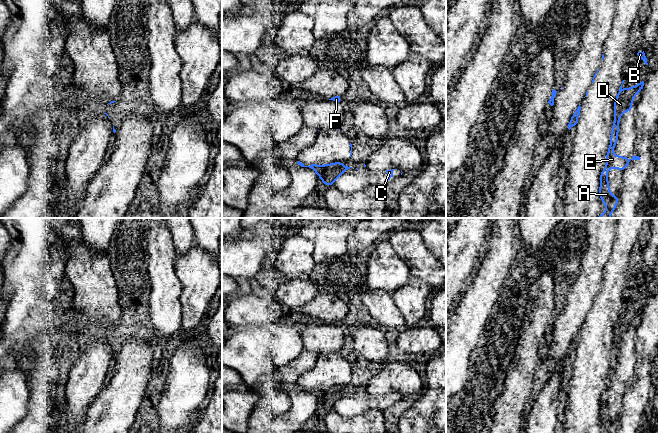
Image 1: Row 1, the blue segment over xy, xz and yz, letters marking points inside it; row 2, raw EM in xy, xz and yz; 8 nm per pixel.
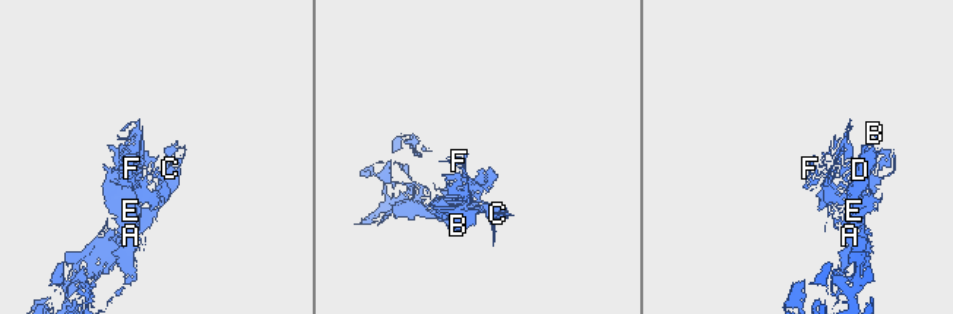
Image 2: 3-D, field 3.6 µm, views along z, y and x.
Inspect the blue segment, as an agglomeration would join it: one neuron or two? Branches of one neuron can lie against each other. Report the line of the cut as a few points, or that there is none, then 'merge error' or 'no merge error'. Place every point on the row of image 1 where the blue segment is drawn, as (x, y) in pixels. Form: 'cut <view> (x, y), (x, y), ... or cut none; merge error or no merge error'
cut none; no merge error

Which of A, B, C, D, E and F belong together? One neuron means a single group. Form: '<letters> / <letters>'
A B C D E F

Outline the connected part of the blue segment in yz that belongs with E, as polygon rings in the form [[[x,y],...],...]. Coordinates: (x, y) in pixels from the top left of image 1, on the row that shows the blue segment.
[[[644,81],[638,83],[635,87],[629,87],[626,90],[622,89],[622,84],[618,91],[618,95],[614,101],[614,122],[611,131],[610,145],[608,147],[606,155],[606,166],[600,173],[600,201],[606,203],[606,211],[598,215],[598,218],[610,218],[610,215],[615,210],[618,202],[619,195],[612,196],[609,189],[608,183],[608,169],[616,168],[618,170],[625,170],[629,163],[630,159],[623,156],[614,156],[614,147],[618,142],[618,133],[619,133],[619,123],[621,114],[623,112],[632,111],[632,101],[637,93],[641,92],[644,86]]]

